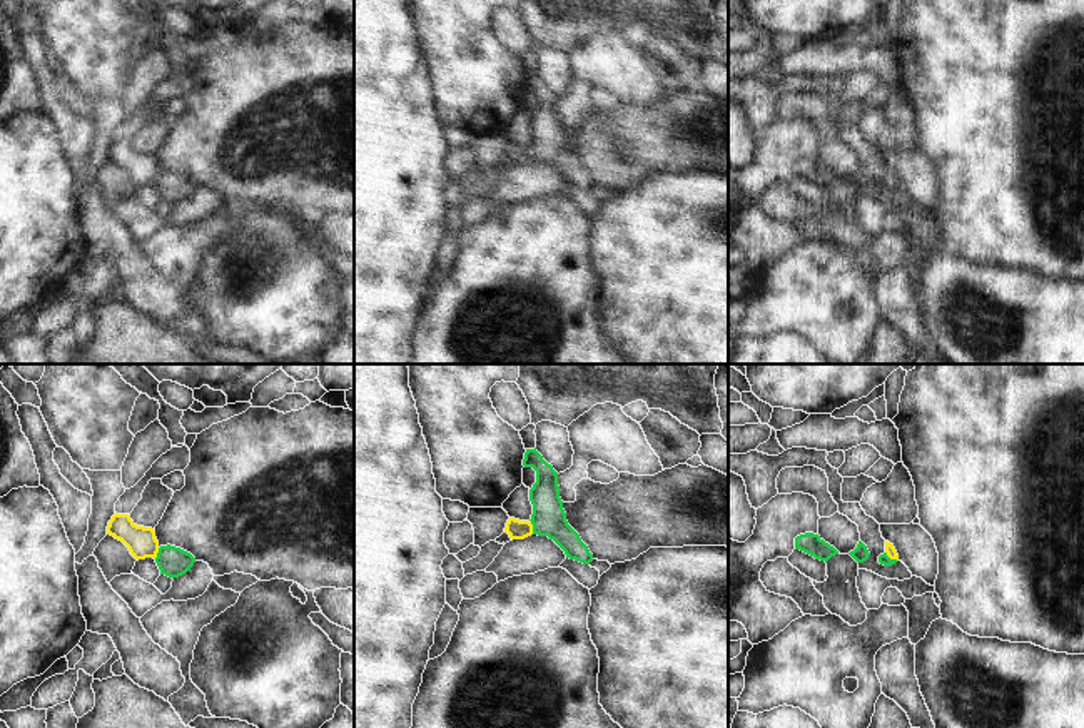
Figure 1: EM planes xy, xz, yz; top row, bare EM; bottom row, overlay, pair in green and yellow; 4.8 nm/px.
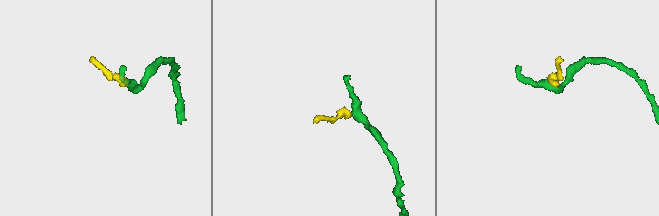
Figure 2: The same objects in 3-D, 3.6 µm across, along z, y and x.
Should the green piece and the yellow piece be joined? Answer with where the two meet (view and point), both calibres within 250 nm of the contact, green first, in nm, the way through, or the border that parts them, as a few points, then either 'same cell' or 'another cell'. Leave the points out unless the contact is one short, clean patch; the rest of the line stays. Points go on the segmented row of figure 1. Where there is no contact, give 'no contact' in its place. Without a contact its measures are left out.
contact xz (533, 526); calibres 170 and 100 nm; way xz (548, 518), (533, 526), (518, 530); same cell

